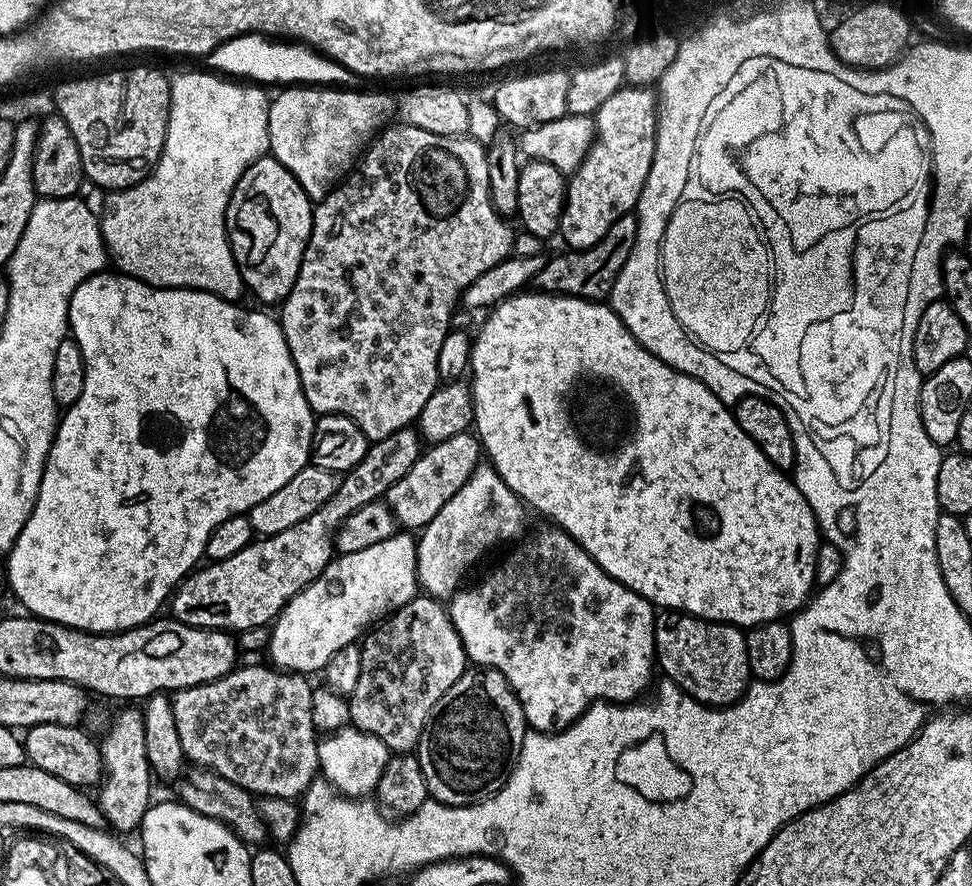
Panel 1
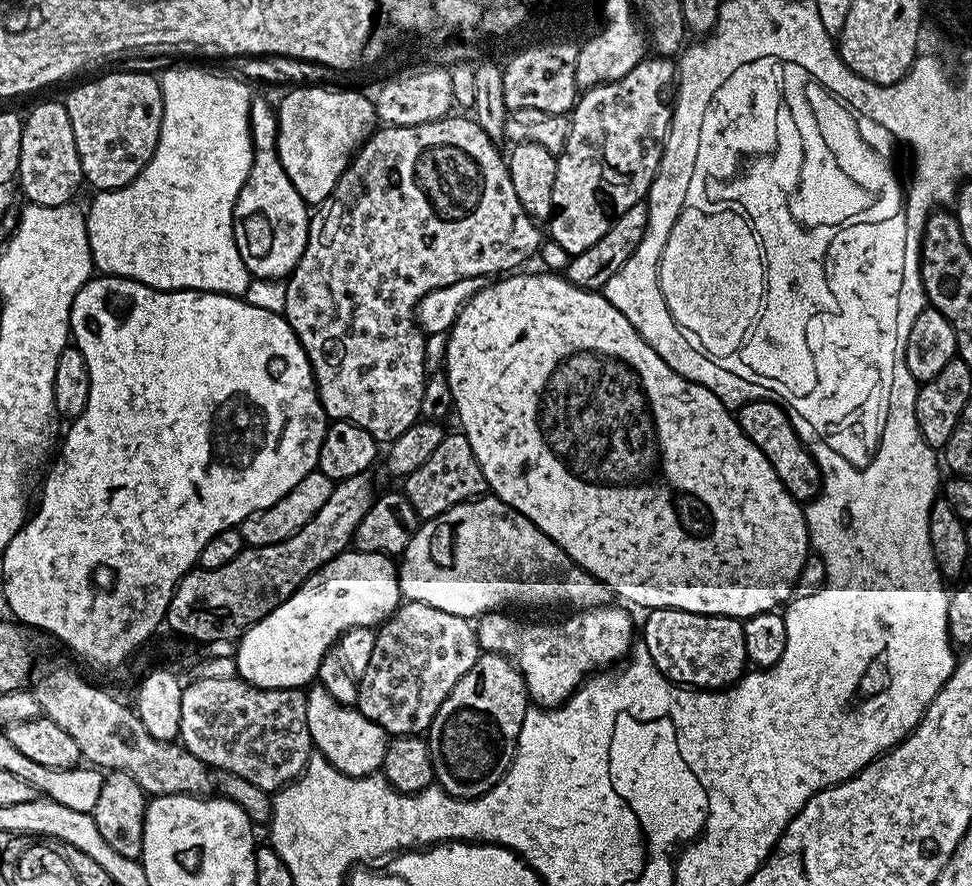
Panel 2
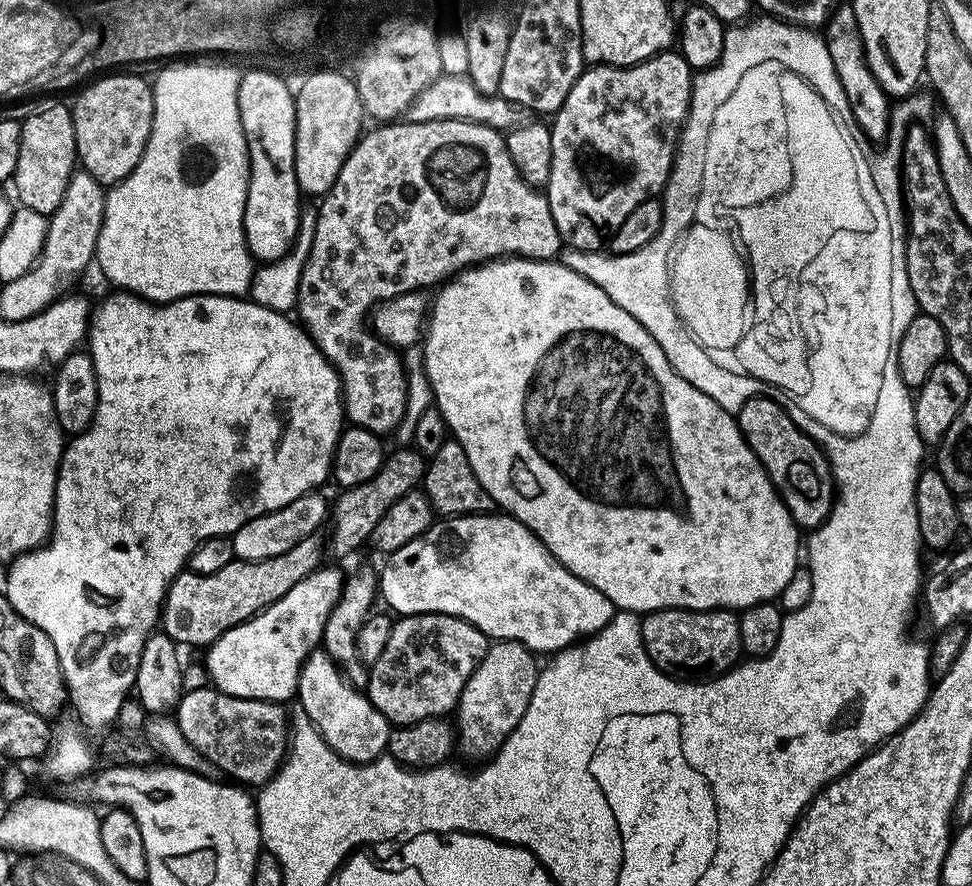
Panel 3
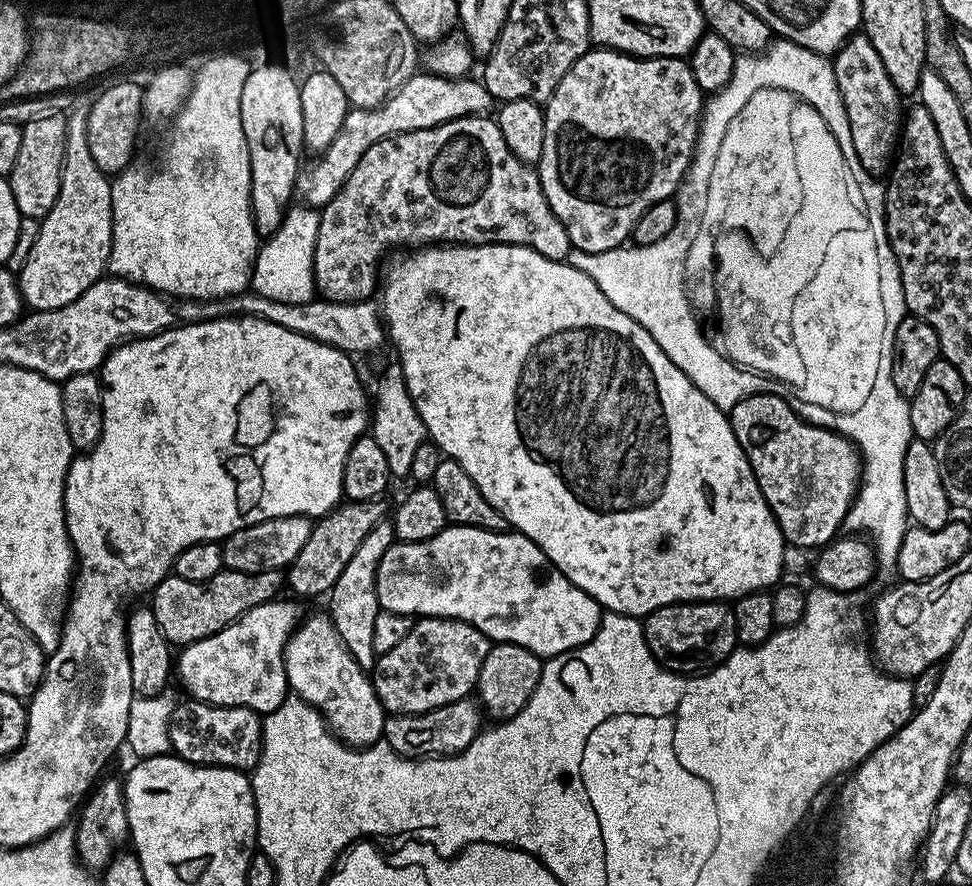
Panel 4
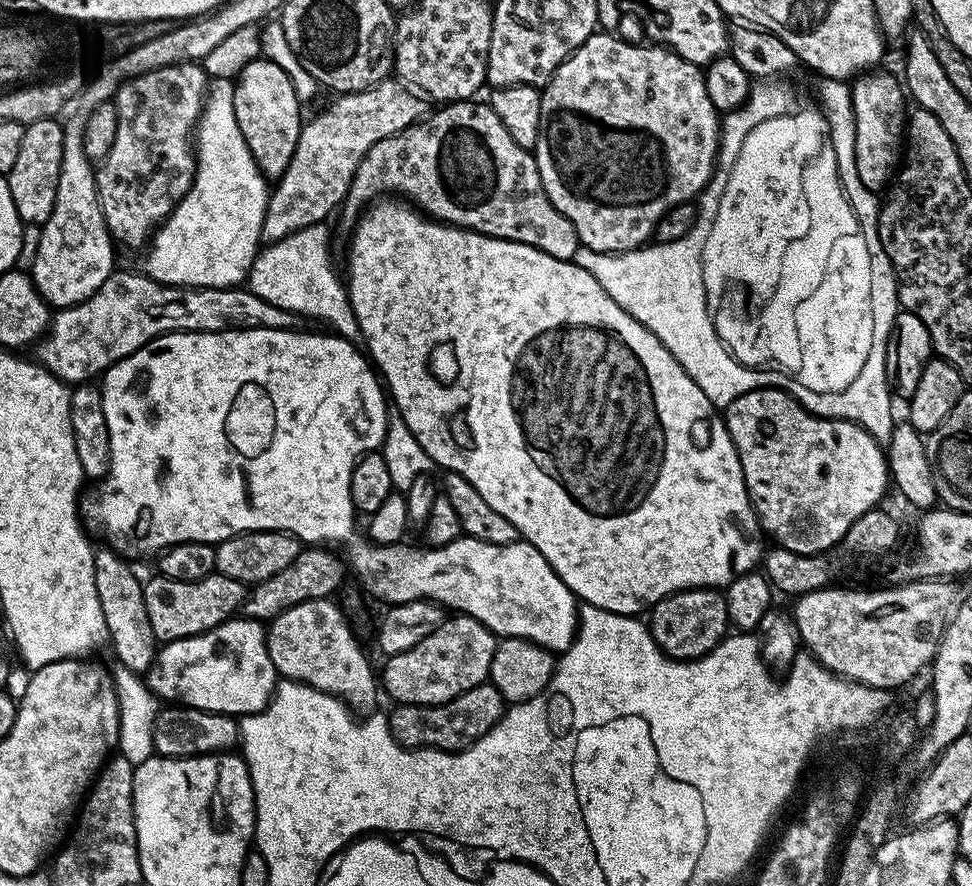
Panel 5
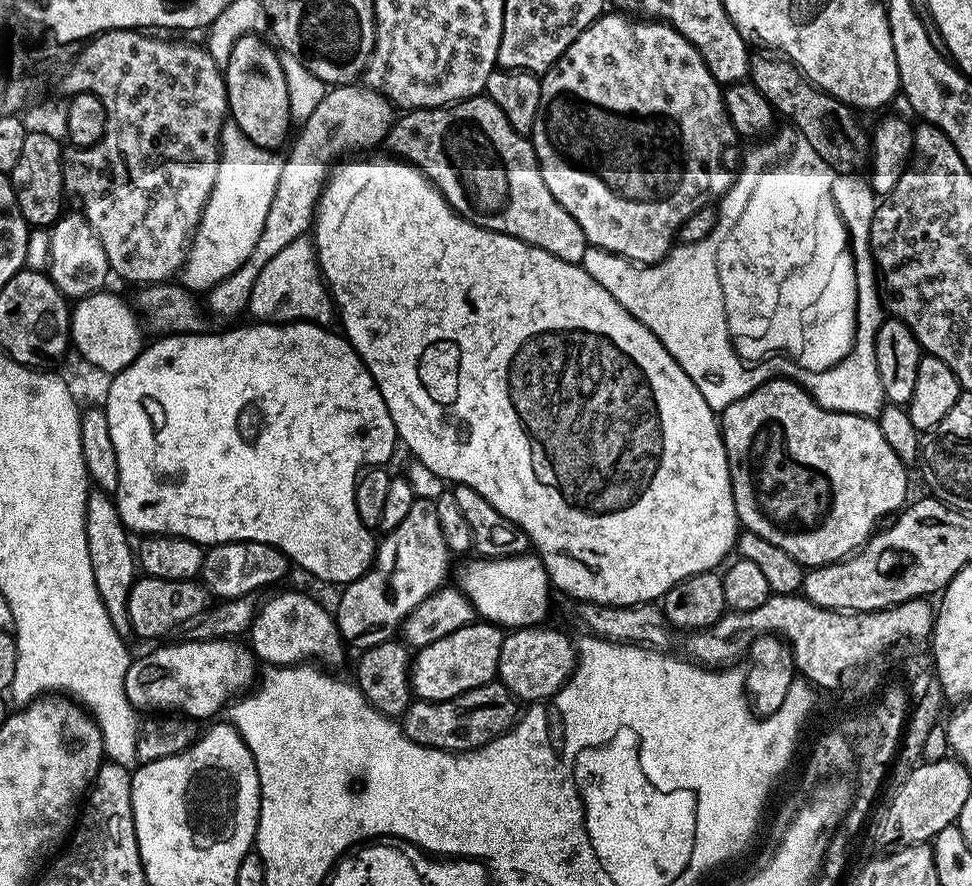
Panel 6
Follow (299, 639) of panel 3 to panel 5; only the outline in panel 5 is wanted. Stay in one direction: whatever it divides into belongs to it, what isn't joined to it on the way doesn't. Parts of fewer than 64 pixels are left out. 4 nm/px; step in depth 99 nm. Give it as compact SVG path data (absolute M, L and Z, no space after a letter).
M233 618L197 636L167 641L146 673L147 688L161 701L221 712L233 718L253 716L263 710L272 701L277 683L278 673L270 662L265 625L247 618Z

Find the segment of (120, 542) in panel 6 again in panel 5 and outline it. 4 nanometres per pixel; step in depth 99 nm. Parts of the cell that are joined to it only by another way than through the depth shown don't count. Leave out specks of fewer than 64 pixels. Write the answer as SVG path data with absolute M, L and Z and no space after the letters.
M104 546L96 552L94 570L98 586L98 602L102 606L102 618L106 622L107 639L112 640L119 667L129 668L137 674L147 673L158 651L158 641L150 626L144 602L144 585L141 577L132 573L133 565L125 557Z

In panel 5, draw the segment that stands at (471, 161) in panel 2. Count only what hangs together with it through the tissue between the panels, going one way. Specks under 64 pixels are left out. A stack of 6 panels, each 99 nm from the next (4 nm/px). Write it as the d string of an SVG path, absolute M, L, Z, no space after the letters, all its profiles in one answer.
M473 98L445 103L443 106L437 107L440 109L433 116L431 114L425 115L406 130L399 132L397 136L382 138L382 142L374 142L374 146L370 146L370 150L366 150L366 158L362 158L358 170L352 175L348 193L344 195L342 213L344 212L345 218L349 222L355 221L373 202L387 197L389 194L395 194L397 197L411 202L425 216L437 222L451 224L458 228L469 228L472 232L481 232L483 236L493 236L499 240L509 240L526 246L534 246L559 260L575 261L576 251L582 247L580 239L570 221L550 202L550 198L542 186L542 178L538 174L535 155L529 149L518 146L518 142L514 142L514 138L510 138L506 126L502 126L502 118L498 118L498 114L494 114L491 103L479 104L478 101L479 99Z

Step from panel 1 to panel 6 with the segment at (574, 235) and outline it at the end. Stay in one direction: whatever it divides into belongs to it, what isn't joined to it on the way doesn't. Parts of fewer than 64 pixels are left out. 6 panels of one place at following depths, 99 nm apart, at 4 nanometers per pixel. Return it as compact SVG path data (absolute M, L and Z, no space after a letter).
M601 14L601 16L599 16L586 30L582 30L582 34L578 34L578 38L574 38L574 42L571 46L556 59L556 65L543 73L540 82L538 114L534 118L534 126L532 127L532 134L530 137L532 149L536 152L536 161L540 163L542 178L546 182L546 186L550 186L550 194L554 194L554 198L558 198L558 202L567 210L570 214L570 218L574 218L574 222L578 222L578 226L582 226L582 234L588 239L591 247L601 248L603 252L612 252L615 256L625 256L627 260L631 260L641 266L645 264L658 264L661 260L668 257L669 252L672 251L674 245L677 243L682 222L686 222L686 218L690 218L690 214L694 214L698 210L715 205L720 197L725 196L726 193L732 189L732 183L736 181L736 173L742 163L742 147L740 148L742 140L741 137L737 136L734 126L726 114L722 86L710 74L710 70L706 66L702 54L698 54L698 50L686 37L682 34L678 34L678 30L674 30L668 24L651 18L629 18L624 14L616 14L620 16L608 15L609 14Z

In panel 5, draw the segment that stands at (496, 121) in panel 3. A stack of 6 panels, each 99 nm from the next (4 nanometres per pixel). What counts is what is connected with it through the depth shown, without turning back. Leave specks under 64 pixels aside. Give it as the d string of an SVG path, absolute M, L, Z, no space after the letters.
M396 78L381 80L361 92L341 92L331 98L333 100L313 120L303 121L298 146L294 146L294 158L290 158L290 166L286 166L269 191L260 235L265 245L278 242L306 226L325 223L329 219L327 216L343 205L352 175L362 158L366 158L366 150L370 150L374 142L382 142L382 138L397 136L426 112L425 101Z

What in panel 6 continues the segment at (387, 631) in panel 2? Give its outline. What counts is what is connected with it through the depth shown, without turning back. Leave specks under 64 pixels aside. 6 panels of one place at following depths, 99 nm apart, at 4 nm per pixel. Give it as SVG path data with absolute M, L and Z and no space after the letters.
M473 622L462 626L462 630L454 630L454 634L446 634L446 638L438 638L438 642L430 642L430 646L419 649L411 657L410 679L413 693L422 700L449 700L466 690L493 683L498 676L498 658L502 654L505 635L505 629L497 625Z

